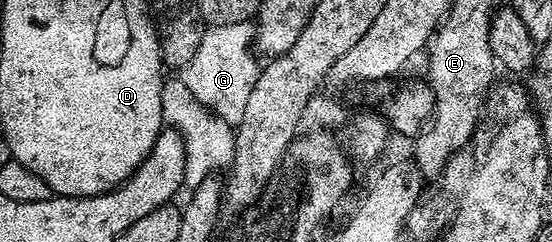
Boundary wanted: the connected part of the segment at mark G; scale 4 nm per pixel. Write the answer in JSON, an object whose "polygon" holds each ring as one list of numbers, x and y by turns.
{"polygon":[[250,21,209,26,200,39,200,47,196,47,196,55,192,55,180,73,196,99,233,127,244,119,248,95,252,95,252,87,260,72,260,61,252,48,254,31,255,26]]}

